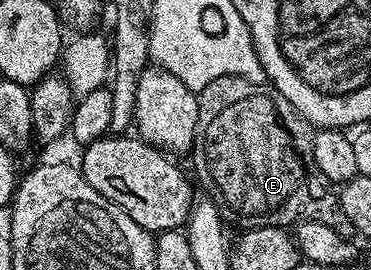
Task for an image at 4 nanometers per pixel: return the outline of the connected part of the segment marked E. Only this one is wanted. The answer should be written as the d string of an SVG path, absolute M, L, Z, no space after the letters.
M243 77L212 79L212 83L197 90L197 94L198 126L192 146L194 169L228 213L230 208L231 215L238 217L243 230L269 225L294 227L299 221L315 221L332 227L345 237L355 236L352 223L342 210L339 194L326 180L320 167L316 167L312 155L314 138L311 126L295 113L292 103L288 103L284 95L280 95L269 84Z

